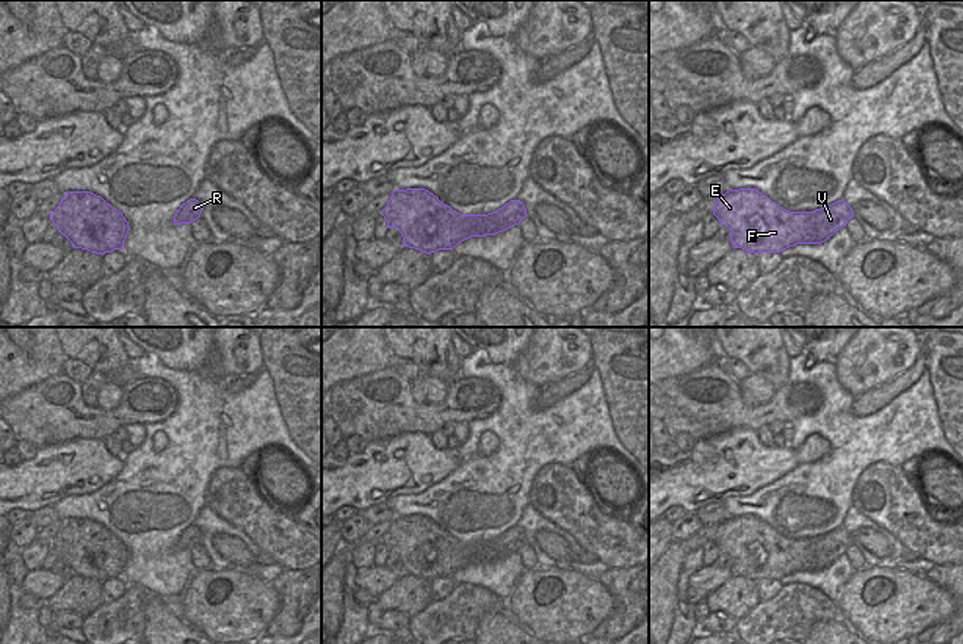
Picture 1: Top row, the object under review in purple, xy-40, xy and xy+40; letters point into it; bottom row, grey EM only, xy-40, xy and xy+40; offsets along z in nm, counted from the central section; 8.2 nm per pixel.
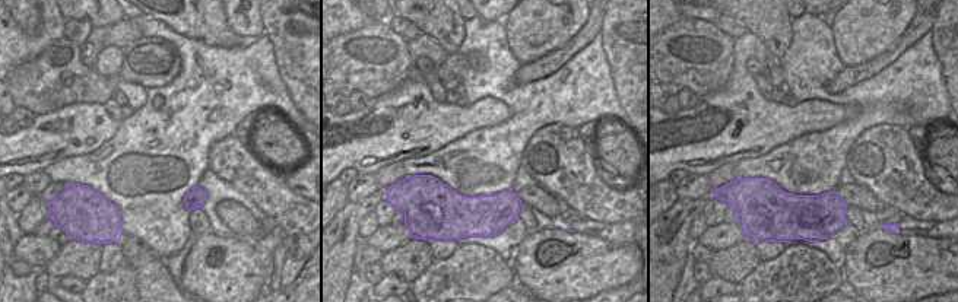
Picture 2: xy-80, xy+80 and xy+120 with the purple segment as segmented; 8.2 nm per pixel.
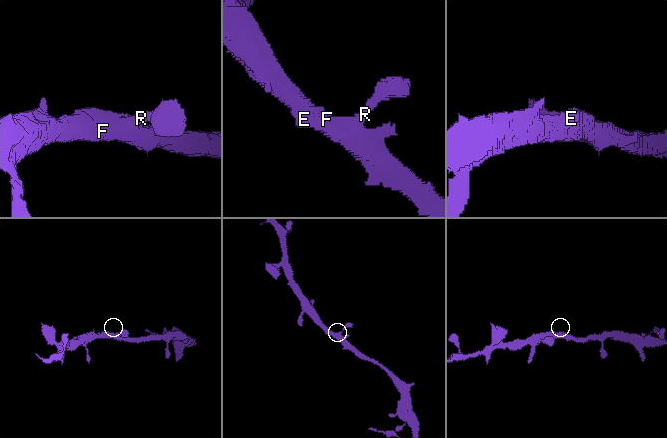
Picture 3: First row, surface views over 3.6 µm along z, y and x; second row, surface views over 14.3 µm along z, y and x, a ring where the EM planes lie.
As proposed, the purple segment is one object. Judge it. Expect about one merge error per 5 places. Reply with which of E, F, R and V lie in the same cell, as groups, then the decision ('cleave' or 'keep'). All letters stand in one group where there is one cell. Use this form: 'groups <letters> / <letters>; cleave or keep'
groups E F R V; keep

